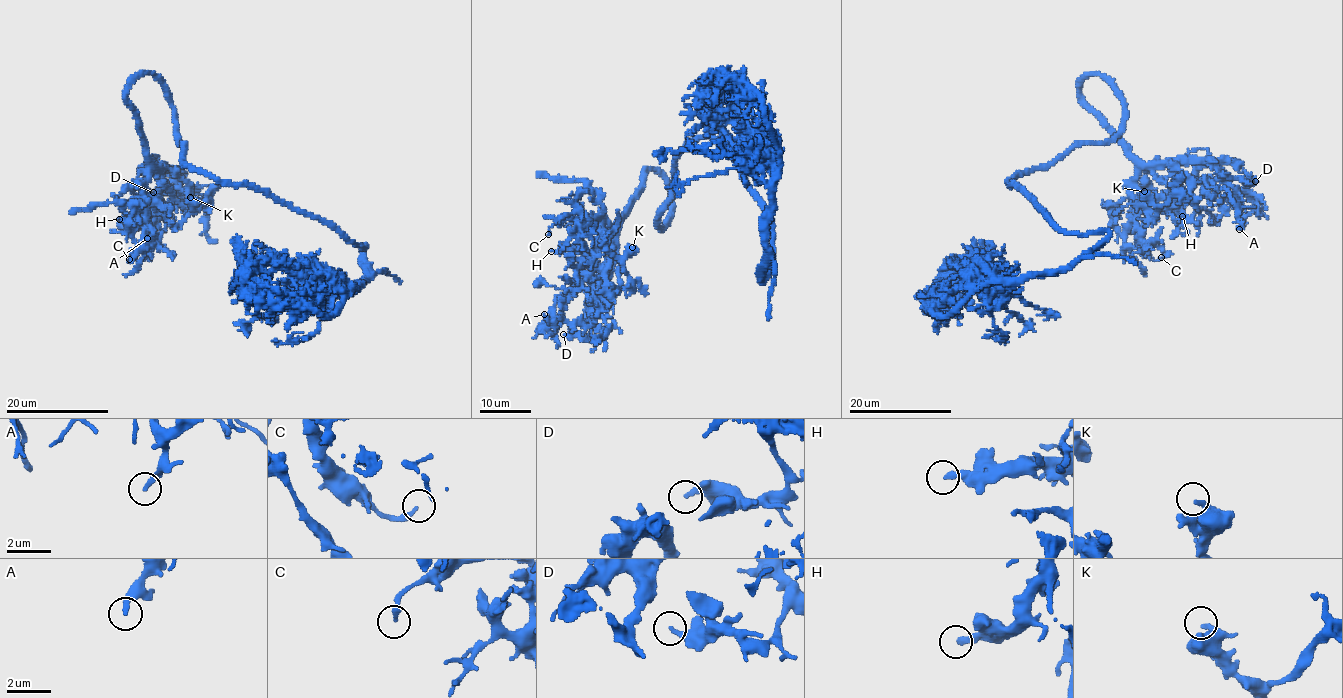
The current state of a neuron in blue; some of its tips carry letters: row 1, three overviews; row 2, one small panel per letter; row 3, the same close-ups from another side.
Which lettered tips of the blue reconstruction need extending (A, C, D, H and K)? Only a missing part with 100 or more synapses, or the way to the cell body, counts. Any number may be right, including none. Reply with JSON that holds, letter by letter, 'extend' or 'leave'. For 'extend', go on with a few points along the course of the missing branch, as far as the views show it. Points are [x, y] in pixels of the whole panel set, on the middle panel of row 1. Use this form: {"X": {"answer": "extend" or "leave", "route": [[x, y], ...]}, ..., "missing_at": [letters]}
{"A": {"answer": "leave"}, "C": {"answer": "leave"}, "D": {"answer": "leave"}, "H": {"answer": "leave"}, "K": {"answer": "leave"}, "missing_at": []}

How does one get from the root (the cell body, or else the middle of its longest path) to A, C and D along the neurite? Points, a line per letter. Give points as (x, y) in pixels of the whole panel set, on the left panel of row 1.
A: (204, 173), (184, 161), (166, 86), (142, 74), (127, 95), (149, 158), (167, 169), (144, 179), (147, 238)
C: (204, 173), (184, 161), (166, 86), (142, 74), (127, 95), (149, 160), (148, 219), (129, 259)
D: (204, 173), (184, 161), (166, 86), (142, 74), (127, 95), (149, 158), (176, 187), (153, 192)

